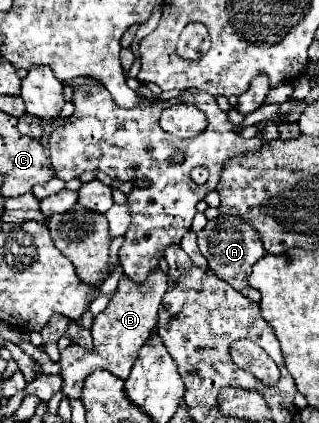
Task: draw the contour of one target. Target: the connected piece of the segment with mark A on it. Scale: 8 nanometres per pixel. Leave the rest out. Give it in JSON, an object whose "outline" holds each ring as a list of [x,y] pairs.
{"outline":[[[216,216],[208,220],[206,228],[198,232],[198,246],[202,256],[208,260],[210,270],[240,292],[248,286],[246,280],[252,266],[266,254],[264,246],[260,244],[260,232],[256,232],[252,224],[246,224],[246,220],[240,220],[238,216]]]}

